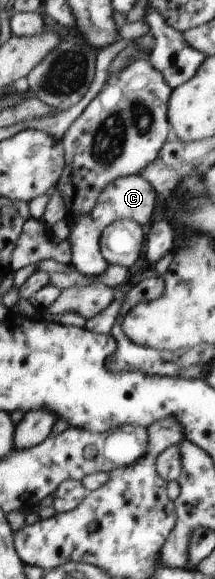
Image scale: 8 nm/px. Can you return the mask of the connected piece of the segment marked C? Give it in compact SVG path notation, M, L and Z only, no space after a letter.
M141 174L122 177L114 181L104 190L98 199L98 205L88 215L80 215L76 222L71 222L70 245L73 247L73 263L75 269L83 276L98 278L108 269L109 263L102 255L100 241L103 233L120 219L132 219L140 225L146 225L156 207L156 189Z

